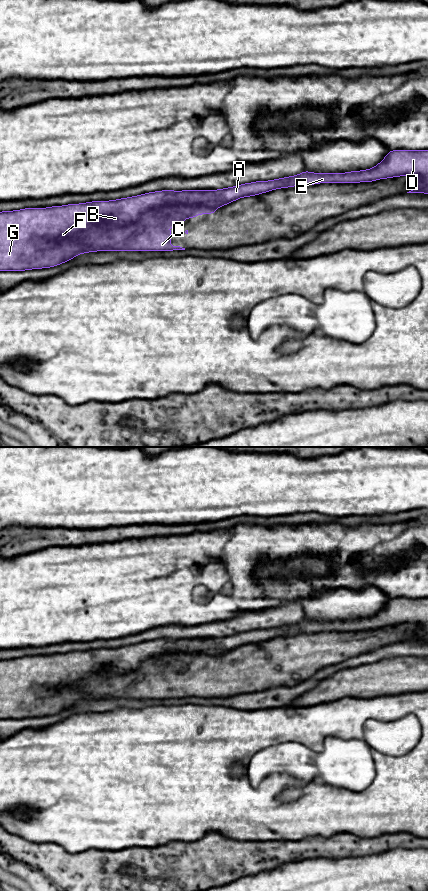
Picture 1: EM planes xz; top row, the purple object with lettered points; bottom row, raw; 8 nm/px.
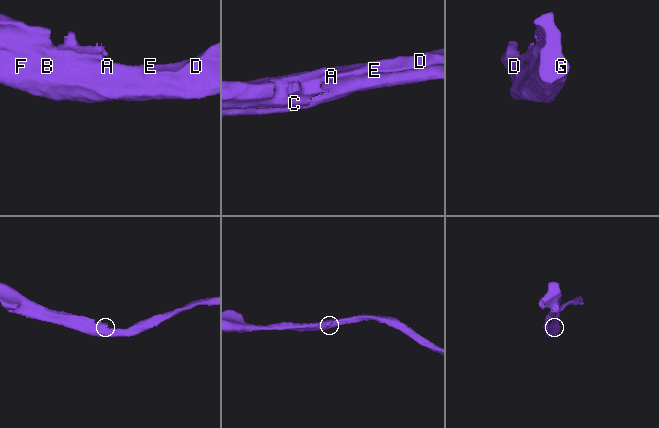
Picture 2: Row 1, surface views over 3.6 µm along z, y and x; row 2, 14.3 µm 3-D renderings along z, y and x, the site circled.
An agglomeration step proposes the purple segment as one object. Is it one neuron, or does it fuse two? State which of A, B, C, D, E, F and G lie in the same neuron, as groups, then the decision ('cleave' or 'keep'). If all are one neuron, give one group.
groups A B D E F G / C; cleave

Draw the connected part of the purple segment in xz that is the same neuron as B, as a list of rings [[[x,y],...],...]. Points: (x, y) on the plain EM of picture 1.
[[[391,598],[384,608],[372,617],[362,619],[352,619],[347,621],[312,621],[304,618],[296,624],[284,625],[270,629],[256,629],[237,633],[220,638],[184,638],[172,639],[163,638],[149,640],[139,644],[121,646],[112,649],[93,649],[81,652],[68,652],[64,654],[53,654],[48,656],[25,656],[15,659],[0,660],[0,719],[24,719],[30,717],[49,716],[60,713],[70,707],[77,705],[78,702],[94,700],[95,697],[75,689],[75,685],[93,675],[127,675],[137,670],[140,665],[151,658],[162,658],[170,654],[204,654],[219,656],[229,652],[239,646],[256,644],[279,636],[294,635],[297,633],[315,633],[317,631],[358,631],[373,630],[378,627],[393,626],[397,624],[416,624],[419,631],[413,638],[407,641],[426,641],[428,642],[428,598]]]

